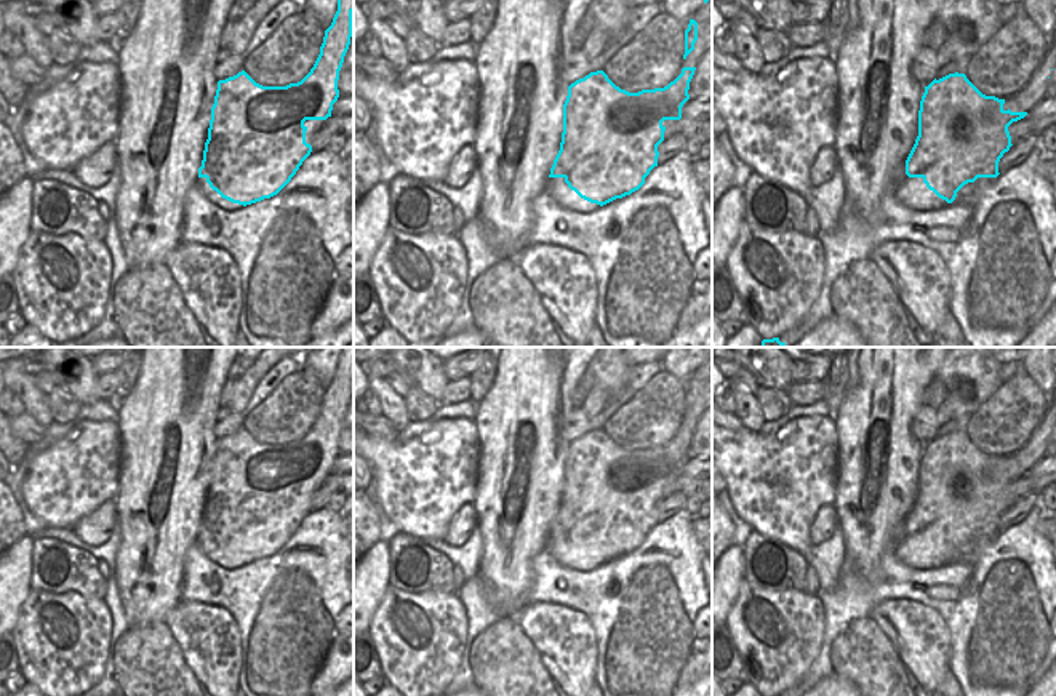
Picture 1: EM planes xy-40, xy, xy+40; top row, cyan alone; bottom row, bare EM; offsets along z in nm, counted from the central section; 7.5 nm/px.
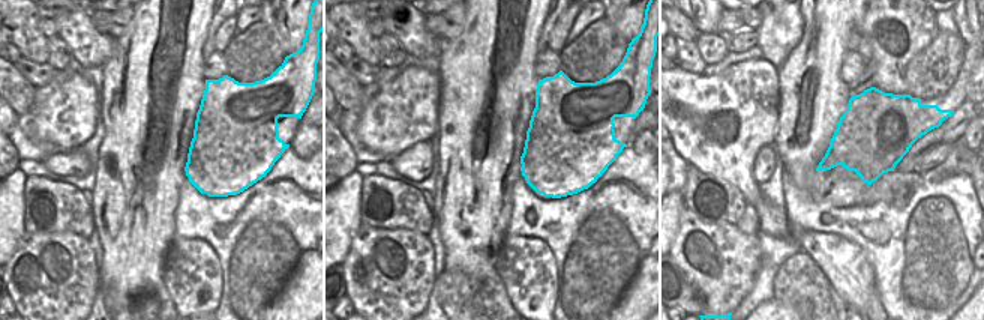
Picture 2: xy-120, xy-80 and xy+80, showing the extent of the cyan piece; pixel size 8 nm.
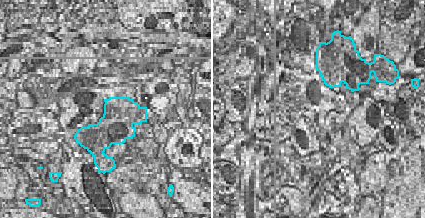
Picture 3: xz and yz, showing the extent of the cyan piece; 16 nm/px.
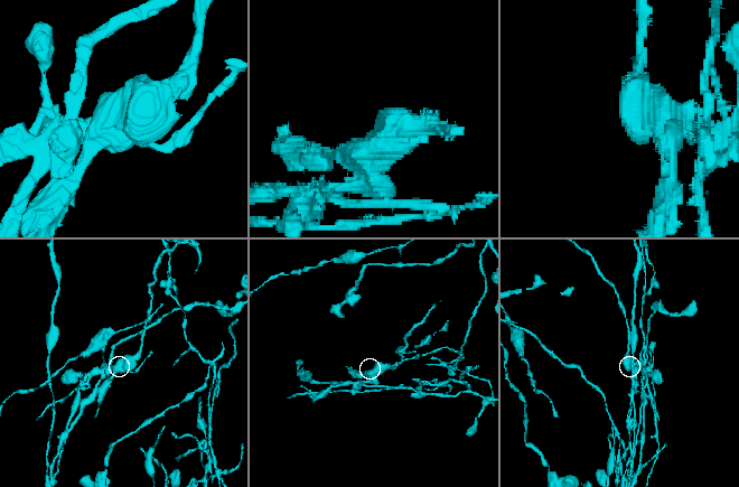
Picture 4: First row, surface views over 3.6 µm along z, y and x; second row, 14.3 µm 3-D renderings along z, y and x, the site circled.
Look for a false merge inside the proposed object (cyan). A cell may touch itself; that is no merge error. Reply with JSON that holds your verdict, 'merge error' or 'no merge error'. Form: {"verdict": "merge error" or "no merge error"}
{"verdict": "merge error"}

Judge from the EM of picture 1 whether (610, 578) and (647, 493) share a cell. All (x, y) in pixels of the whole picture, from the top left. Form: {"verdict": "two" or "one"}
{"verdict": "two"}

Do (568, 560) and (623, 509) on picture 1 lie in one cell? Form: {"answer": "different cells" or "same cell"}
{"answer": "same cell"}

